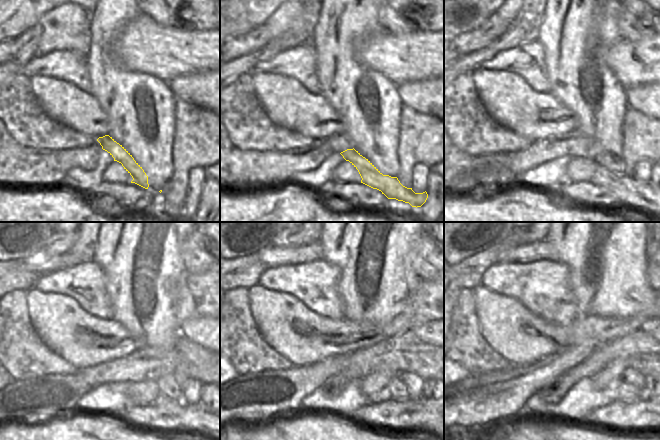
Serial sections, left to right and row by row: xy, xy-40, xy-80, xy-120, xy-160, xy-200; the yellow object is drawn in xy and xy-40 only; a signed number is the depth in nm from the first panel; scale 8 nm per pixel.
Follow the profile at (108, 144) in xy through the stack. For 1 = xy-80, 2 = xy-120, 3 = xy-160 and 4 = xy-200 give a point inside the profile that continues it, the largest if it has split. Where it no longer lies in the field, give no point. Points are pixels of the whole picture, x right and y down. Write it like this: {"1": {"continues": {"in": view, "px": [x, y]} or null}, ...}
{"1": {"continues": {"in": "xy-80", "px": [625, 188]}}, "2": {"continues": {"in": "xy-120", "px": [193, 418]}}, "3": {"continues": {"in": "xy-160", "px": [418, 416]}}, "4": {"continues": {"in": "xy-200", "px": [642, 415]}}}

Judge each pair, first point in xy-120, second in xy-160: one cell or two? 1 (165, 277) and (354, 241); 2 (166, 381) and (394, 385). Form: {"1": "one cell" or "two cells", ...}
{"1": "one cell", "2": "one cell"}

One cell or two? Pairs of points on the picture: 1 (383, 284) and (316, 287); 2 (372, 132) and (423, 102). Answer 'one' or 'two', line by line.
1: two
2: two

